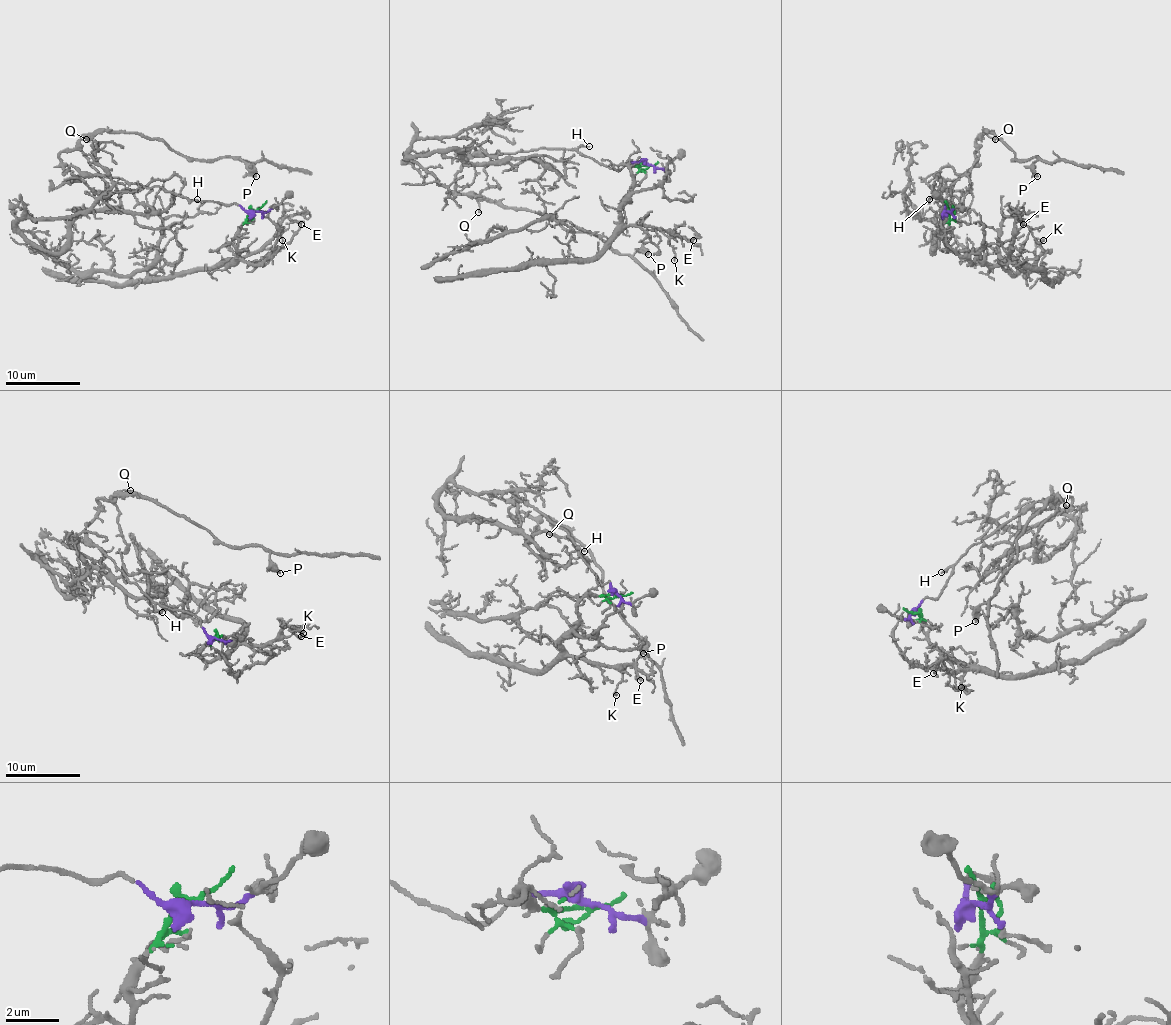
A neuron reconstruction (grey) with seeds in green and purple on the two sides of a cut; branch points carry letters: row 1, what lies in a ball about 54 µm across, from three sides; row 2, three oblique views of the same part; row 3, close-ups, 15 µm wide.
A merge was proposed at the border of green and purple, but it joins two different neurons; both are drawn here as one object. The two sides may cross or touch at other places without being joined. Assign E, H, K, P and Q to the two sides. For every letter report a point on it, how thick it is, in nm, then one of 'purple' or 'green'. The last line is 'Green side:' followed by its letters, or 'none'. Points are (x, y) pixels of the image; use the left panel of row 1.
E: at (301, 224); 150 nm thick; green
H: at (197, 199); 120 nm thick; purple
K: at (282, 240); 160 nm thick; green
P: at (256, 176); 360 nm thick; purple
Q: at (86, 139); 120 nm thick; purple
Green side: E, K

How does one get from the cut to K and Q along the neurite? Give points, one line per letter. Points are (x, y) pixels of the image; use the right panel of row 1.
K: (947, 211), (944, 241), (955, 252), (972, 252), (989, 264), (1007, 258), (1017, 222), (1037, 241), (1043, 239)
Q: (947, 211), (946, 204), (953, 204), (934, 198), (931, 187), (946, 166), (964, 174), (985, 134), (994, 140)

